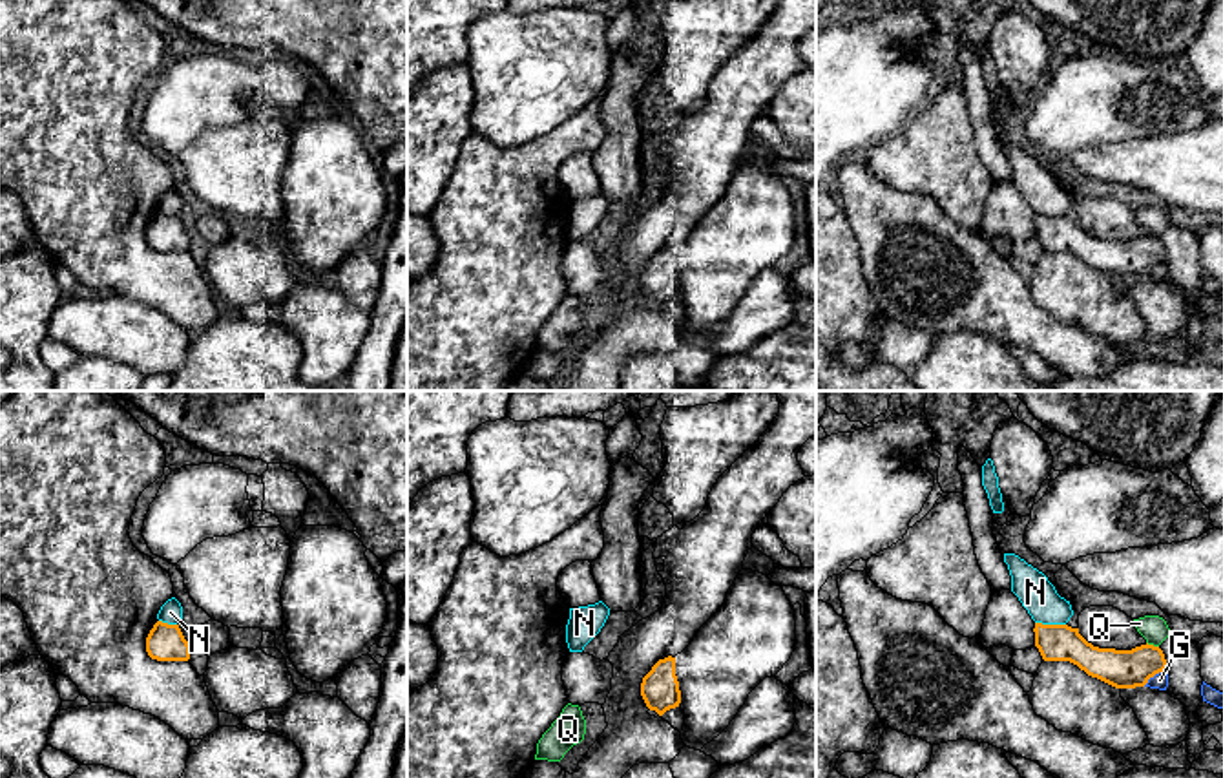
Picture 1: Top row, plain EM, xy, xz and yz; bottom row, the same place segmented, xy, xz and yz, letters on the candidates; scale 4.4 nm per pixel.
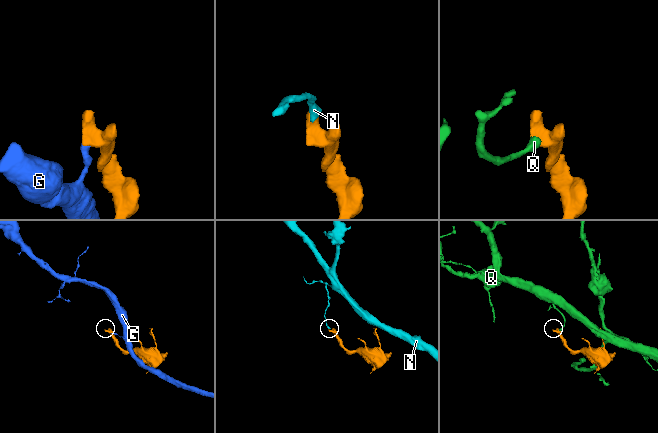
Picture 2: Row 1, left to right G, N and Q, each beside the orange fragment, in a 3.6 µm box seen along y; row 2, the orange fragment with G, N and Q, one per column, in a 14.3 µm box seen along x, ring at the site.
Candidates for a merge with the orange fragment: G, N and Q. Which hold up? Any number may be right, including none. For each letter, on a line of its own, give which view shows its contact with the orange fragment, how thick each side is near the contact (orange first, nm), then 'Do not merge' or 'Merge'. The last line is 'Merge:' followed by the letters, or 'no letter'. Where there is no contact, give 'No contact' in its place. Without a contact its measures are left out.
G: Touches orange in yz. Thickness 180 nm (orange) against 70 nm. Do not merge
N: Touches orange in yz. Thickness 160 nm (orange) against 160 nm. Do not merge
Q: Touches orange in yz. Thickness 180 nm (orange) against 120 nm. Do not merge
Merge: no letter

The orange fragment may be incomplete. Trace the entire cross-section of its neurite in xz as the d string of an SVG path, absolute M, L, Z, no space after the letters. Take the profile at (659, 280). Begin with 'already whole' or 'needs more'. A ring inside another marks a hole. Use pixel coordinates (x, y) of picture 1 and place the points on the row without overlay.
needs more | M675 248L659 250L643 268L641 287L650 301L655 301L679 323L685 316L685 305L679 298L681 281L675 267Z

